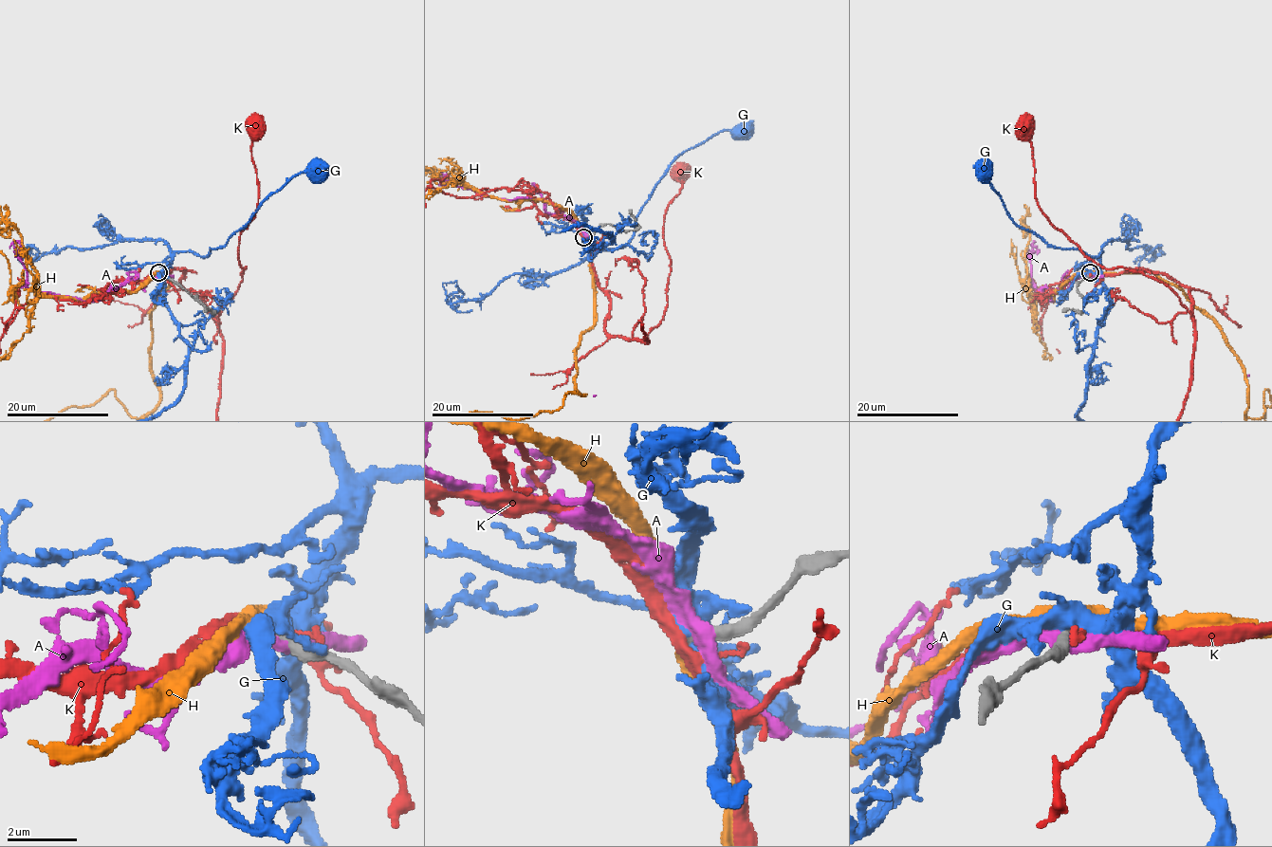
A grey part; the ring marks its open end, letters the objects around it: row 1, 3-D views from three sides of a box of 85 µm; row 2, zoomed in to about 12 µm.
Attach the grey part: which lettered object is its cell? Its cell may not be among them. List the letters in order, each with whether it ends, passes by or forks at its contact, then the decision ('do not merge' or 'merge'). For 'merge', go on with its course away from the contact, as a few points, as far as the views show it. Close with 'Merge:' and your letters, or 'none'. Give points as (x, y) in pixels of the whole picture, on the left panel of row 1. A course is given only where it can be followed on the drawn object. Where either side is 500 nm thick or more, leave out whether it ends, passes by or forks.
A: it passes by | do not merge
G: it forks | do not merge
H: it passes by | do not merge
K: it forks | do not merge
Merge: none

